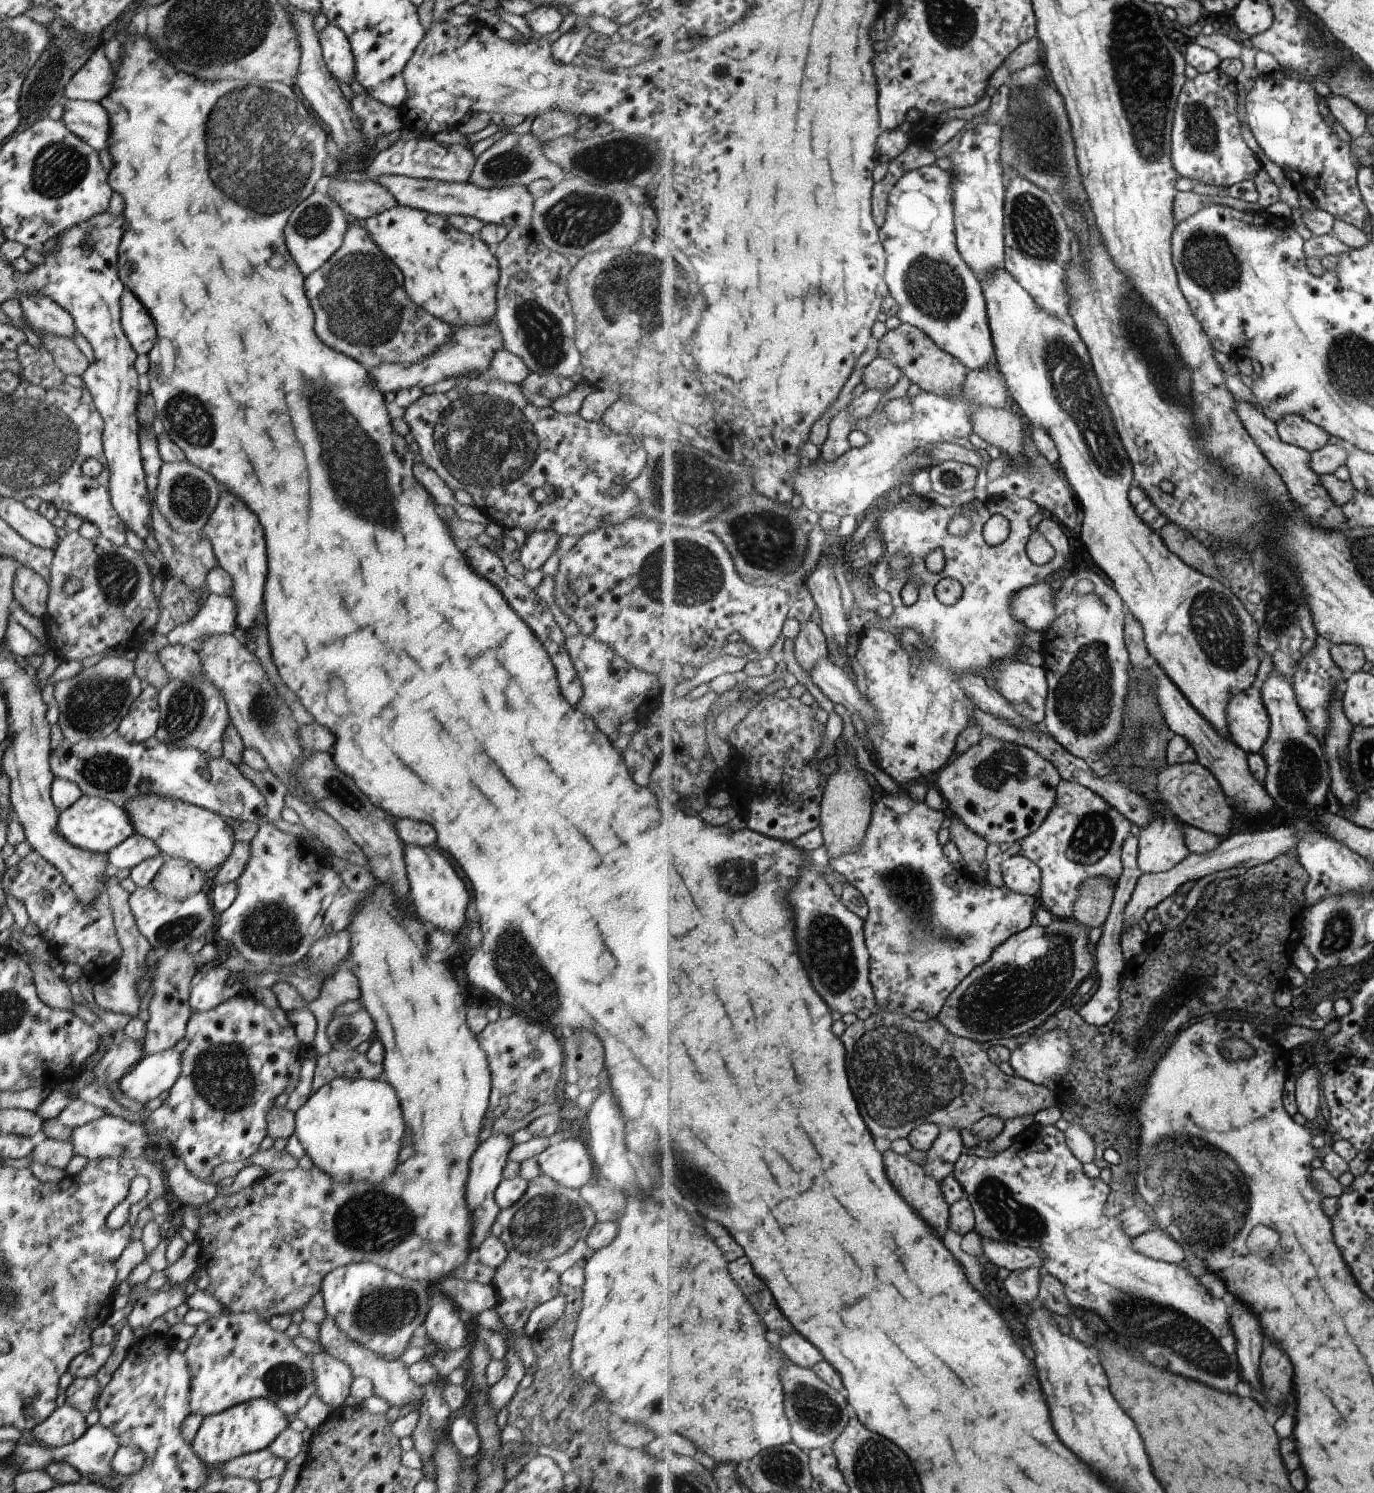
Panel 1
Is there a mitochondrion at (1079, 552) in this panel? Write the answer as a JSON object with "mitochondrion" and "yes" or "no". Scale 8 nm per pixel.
{"mitochondrion":"no"}

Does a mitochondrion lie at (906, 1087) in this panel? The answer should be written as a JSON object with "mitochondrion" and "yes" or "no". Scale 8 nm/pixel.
{"mitochondrion":"yes"}

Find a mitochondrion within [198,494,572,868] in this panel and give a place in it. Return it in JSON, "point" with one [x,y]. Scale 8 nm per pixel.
{"point":[264,714]}

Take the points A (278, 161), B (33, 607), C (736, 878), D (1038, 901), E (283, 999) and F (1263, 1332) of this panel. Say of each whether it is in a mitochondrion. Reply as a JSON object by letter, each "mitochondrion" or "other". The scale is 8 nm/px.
{"A":"mitochondrion","B":"other","C":"mitochondrion","D":"other","E":"other","F":"other"}

